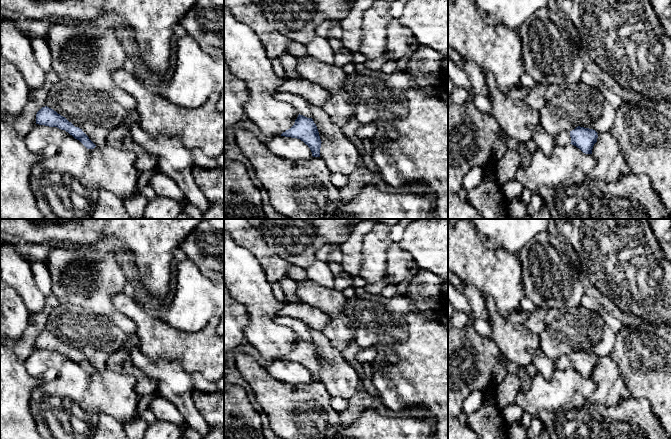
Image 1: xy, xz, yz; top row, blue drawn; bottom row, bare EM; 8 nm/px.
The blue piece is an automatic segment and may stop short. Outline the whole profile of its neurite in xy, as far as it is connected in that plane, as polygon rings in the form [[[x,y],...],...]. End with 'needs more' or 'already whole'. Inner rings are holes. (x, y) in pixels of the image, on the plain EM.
[[[47,330],[42,331],[37,336],[36,348],[57,351],[61,354],[65,354],[75,363],[79,364],[87,373],[94,373],[96,371],[96,369],[89,363],[82,353],[75,351],[65,341],[61,340],[56,335]]]; already whole

